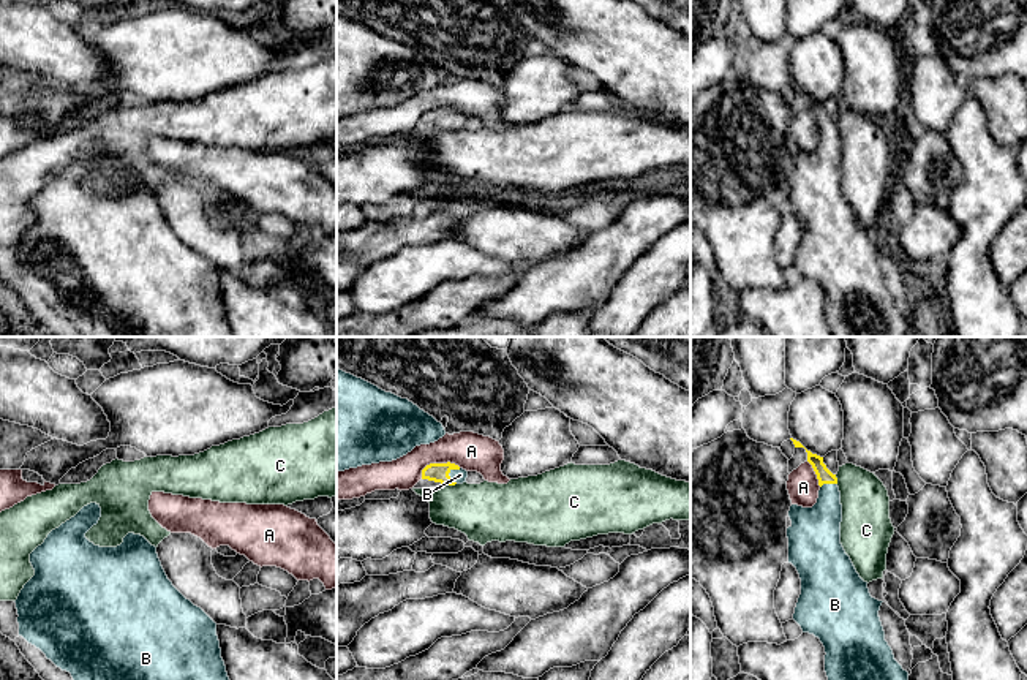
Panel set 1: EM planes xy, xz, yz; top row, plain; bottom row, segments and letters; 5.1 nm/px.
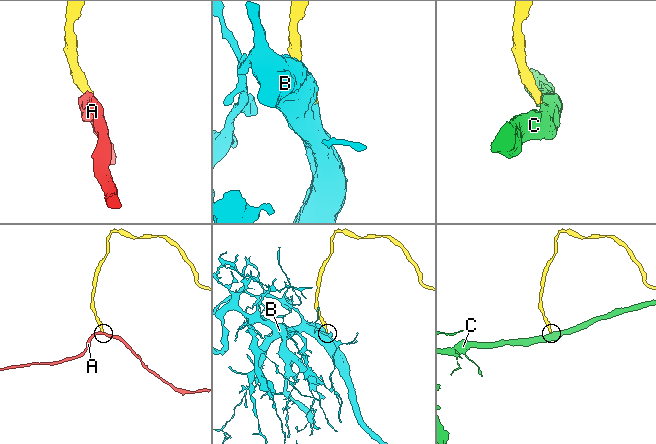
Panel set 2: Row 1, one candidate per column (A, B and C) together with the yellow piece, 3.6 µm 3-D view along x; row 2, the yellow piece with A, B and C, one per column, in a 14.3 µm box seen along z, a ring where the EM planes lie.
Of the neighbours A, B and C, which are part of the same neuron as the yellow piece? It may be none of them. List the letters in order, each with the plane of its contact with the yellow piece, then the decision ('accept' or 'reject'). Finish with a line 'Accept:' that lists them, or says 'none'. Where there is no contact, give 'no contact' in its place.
A: meets yellow in xz; reject
B: meets yellow in xz; accept
C: meets yellow in xz; reject
Accept: B

